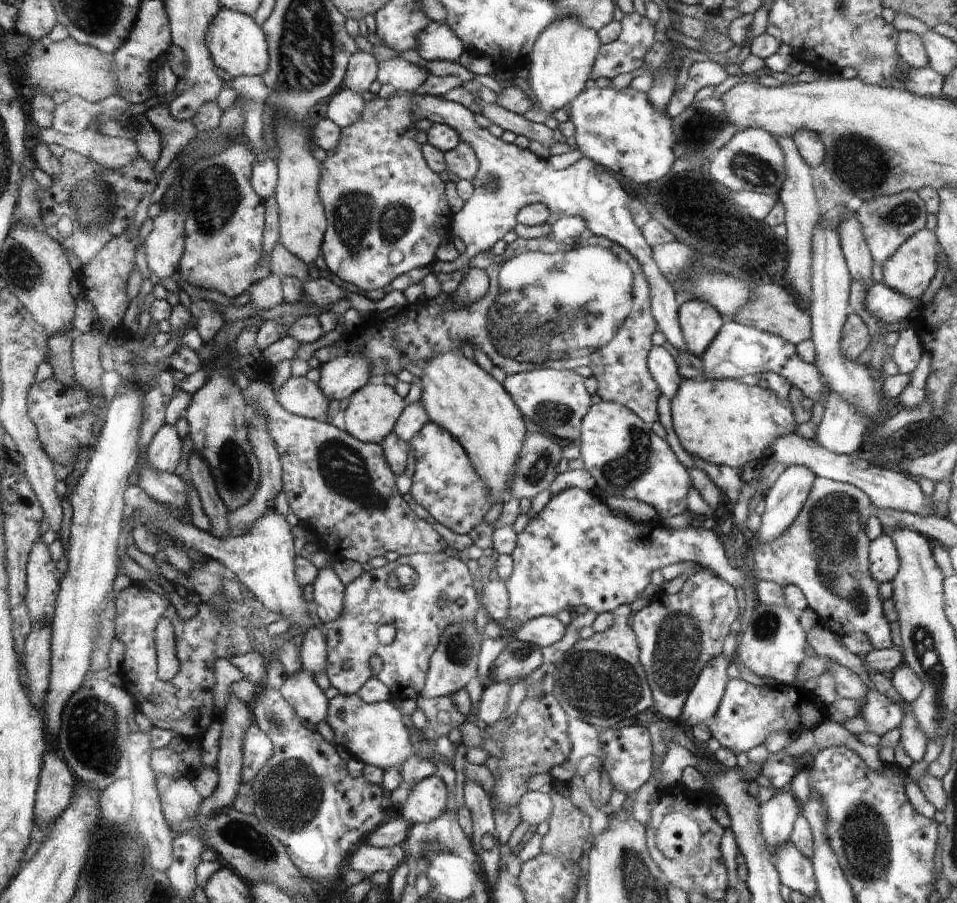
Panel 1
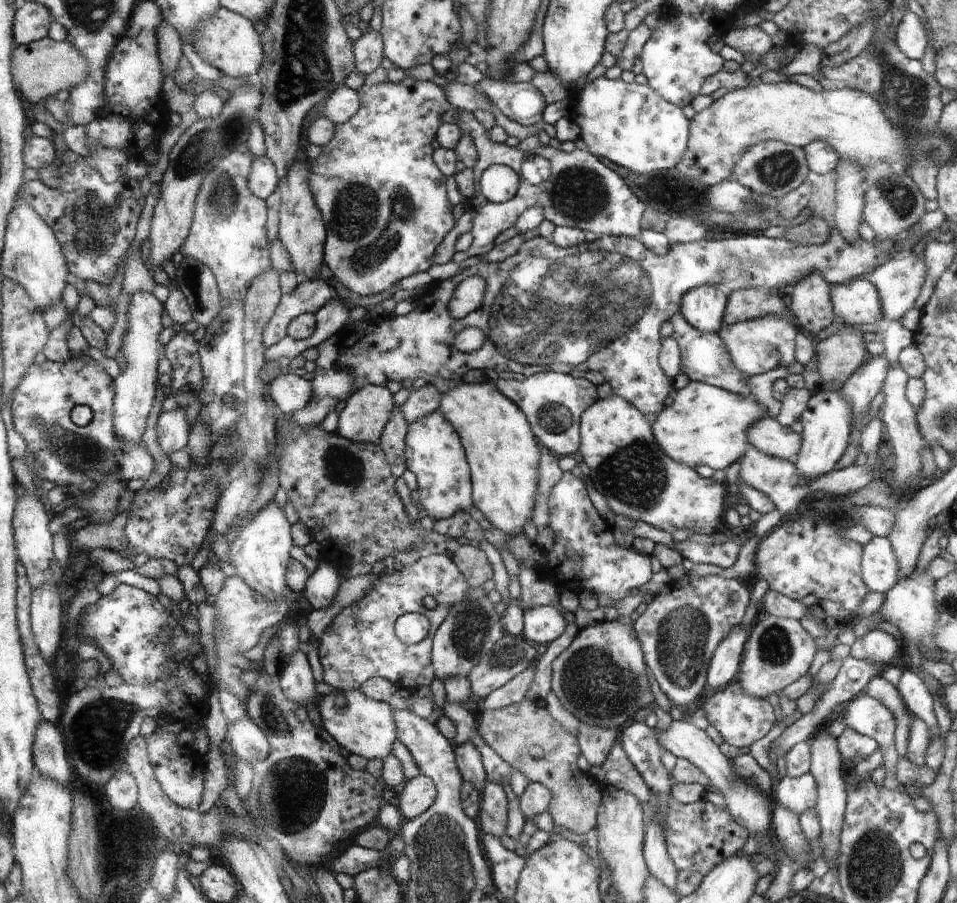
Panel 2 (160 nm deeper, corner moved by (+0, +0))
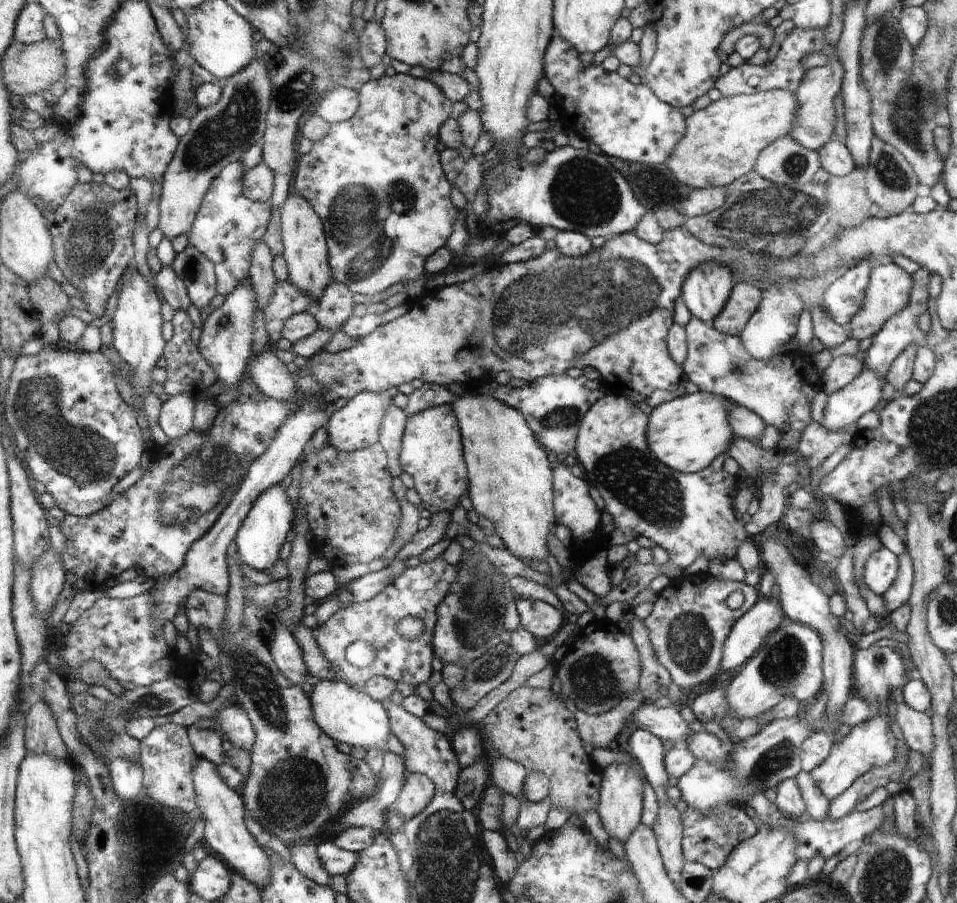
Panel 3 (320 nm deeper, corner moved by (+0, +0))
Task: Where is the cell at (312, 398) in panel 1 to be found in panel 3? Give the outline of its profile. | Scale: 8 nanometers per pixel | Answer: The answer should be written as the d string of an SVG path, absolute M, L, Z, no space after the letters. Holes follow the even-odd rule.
M272 351L255 355L247 368L248 379L256 384L256 393L279 401L290 400L298 393L293 374Z

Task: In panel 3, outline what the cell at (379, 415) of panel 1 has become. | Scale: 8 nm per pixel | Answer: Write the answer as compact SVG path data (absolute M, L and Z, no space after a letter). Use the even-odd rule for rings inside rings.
M362 391L360 394L347 400L341 409L334 409L326 424L329 444L335 449L342 449L346 452L357 451L358 449L372 446L380 440L381 426L385 418L387 405L386 393L376 391Z

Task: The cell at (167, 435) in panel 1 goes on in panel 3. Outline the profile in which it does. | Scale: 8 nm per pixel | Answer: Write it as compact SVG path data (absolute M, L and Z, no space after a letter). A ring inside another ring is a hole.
M177 394L163 403L159 425L169 439L182 438L192 429L196 400L191 394Z

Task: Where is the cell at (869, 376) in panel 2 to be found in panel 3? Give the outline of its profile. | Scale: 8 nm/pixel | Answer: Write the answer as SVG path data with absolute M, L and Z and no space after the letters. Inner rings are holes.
M919 267L913 274L910 275L913 280L913 285L910 291L909 301L907 305L902 308L900 312L891 316L884 324L883 327L876 332L872 337L872 345L866 352L866 359L864 365L876 371L883 377L888 372L890 365L896 357L910 345L918 345L924 347L927 340L925 335L918 327L918 316L927 311L928 299L930 298L930 279L931 272L926 267Z

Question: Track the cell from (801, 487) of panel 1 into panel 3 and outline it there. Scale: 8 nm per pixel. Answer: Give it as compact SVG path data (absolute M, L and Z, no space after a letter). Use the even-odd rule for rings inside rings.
M865 366L850 384L828 395L825 421L820 424L825 426L824 429L840 432L842 427L856 422L862 414L878 409L886 382L885 376Z

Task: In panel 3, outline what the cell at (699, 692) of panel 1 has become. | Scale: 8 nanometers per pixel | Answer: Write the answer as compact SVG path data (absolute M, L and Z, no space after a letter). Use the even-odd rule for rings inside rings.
M760 597L736 622L726 637L720 670L738 668L755 655L764 639L785 619L780 601Z

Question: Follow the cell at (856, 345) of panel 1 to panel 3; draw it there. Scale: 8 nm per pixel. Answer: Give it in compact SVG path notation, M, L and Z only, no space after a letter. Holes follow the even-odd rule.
M842 355L833 358L830 365L820 375L822 390L827 395L833 395L837 390L850 384L865 367L856 355Z

